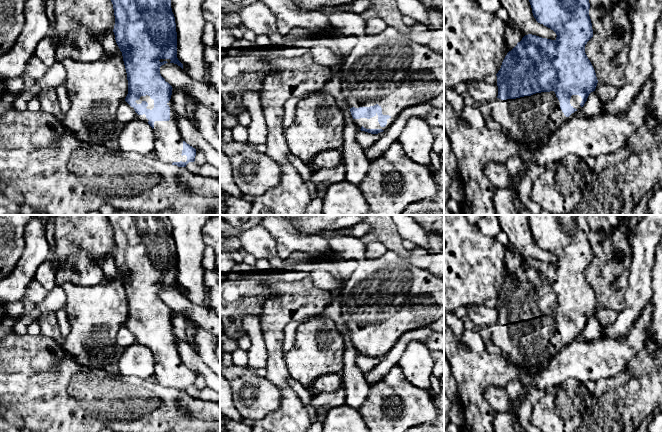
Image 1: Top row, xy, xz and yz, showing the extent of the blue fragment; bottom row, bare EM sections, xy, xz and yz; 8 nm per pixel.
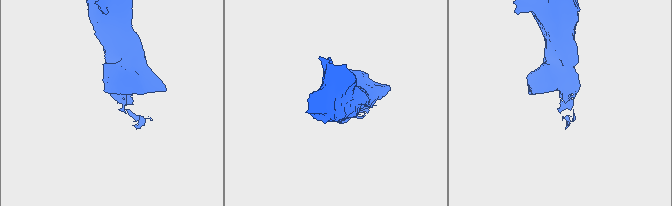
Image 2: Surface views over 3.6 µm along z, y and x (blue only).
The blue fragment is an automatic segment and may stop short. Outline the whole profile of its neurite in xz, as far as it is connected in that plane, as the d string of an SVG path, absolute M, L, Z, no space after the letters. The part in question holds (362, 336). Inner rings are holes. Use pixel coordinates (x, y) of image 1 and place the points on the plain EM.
M368 259L360 262L357 270L344 280L343 287L336 294L341 301L344 322L356 350L359 354L371 358L387 354L405 332L430 326L444 317L444 278L401 259L392 262Z

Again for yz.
M528 215L529 226L532 232L532 237L536 245L553 254L557 261L555 264L542 262L536 259L525 259L517 269L507 277L501 292L496 298L498 320L495 324L490 326L491 339L493 343L501 349L501 354L507 356L515 365L526 369L530 373L536 373L563 347L578 340L579 336L583 334L583 330L587 325L589 318L595 315L598 304L595 294L585 277L585 269L593 261L592 247L589 240L590 227L586 215Z

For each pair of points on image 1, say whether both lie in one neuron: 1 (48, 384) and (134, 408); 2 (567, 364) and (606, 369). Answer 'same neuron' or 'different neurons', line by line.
1: same neuron
2: same neuron

